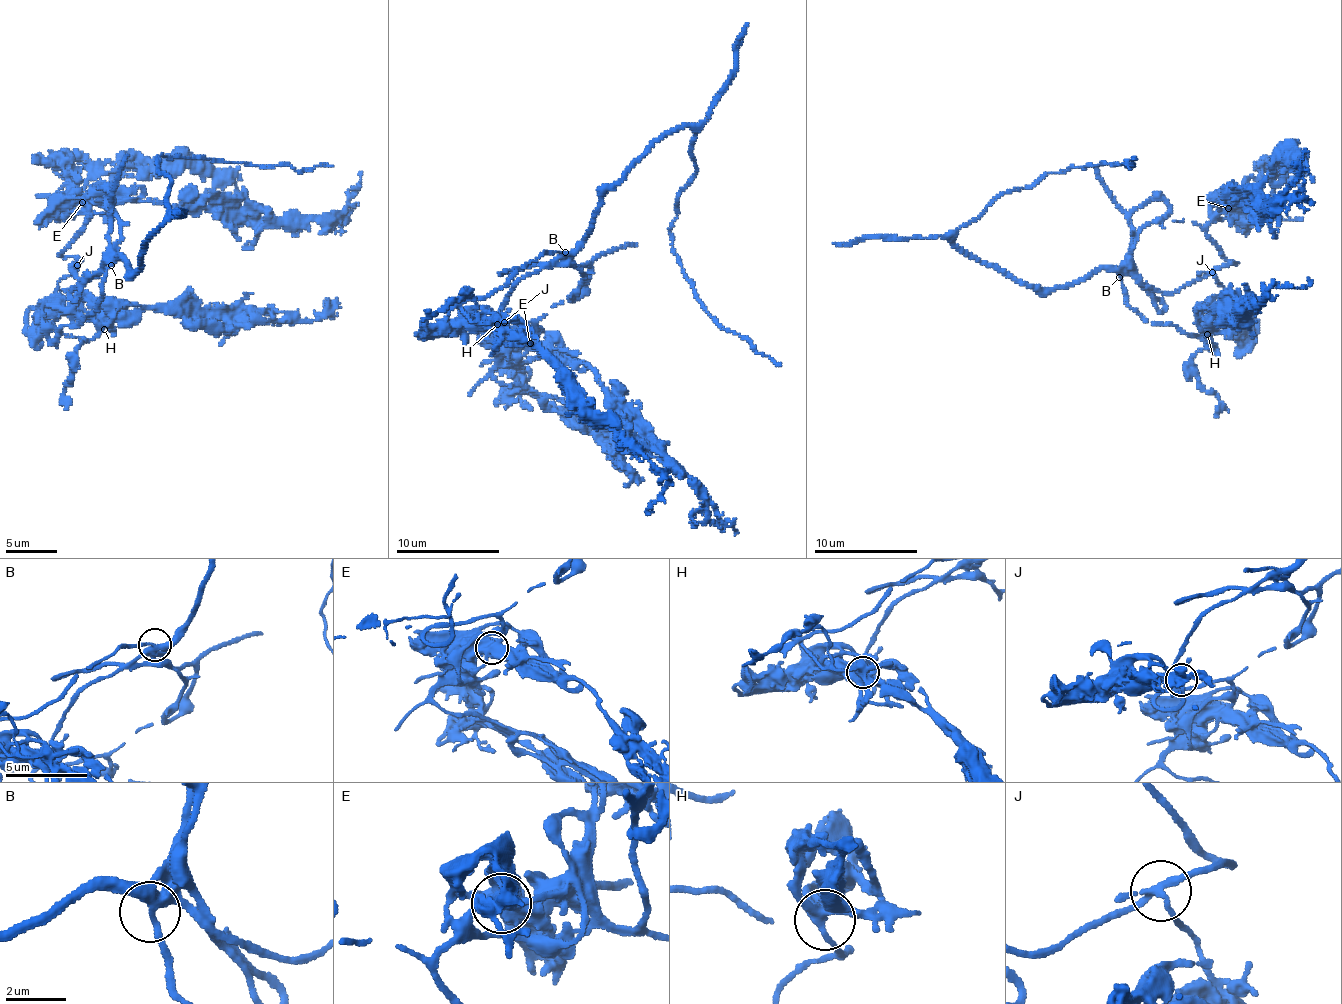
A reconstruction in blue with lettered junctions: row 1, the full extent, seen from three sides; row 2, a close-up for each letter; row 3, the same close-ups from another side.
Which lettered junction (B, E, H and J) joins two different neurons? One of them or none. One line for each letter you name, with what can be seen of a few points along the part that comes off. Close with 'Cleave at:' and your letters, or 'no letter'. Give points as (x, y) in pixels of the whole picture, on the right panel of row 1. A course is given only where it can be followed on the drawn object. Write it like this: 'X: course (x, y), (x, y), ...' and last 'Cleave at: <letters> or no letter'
Cleave at: no letter

